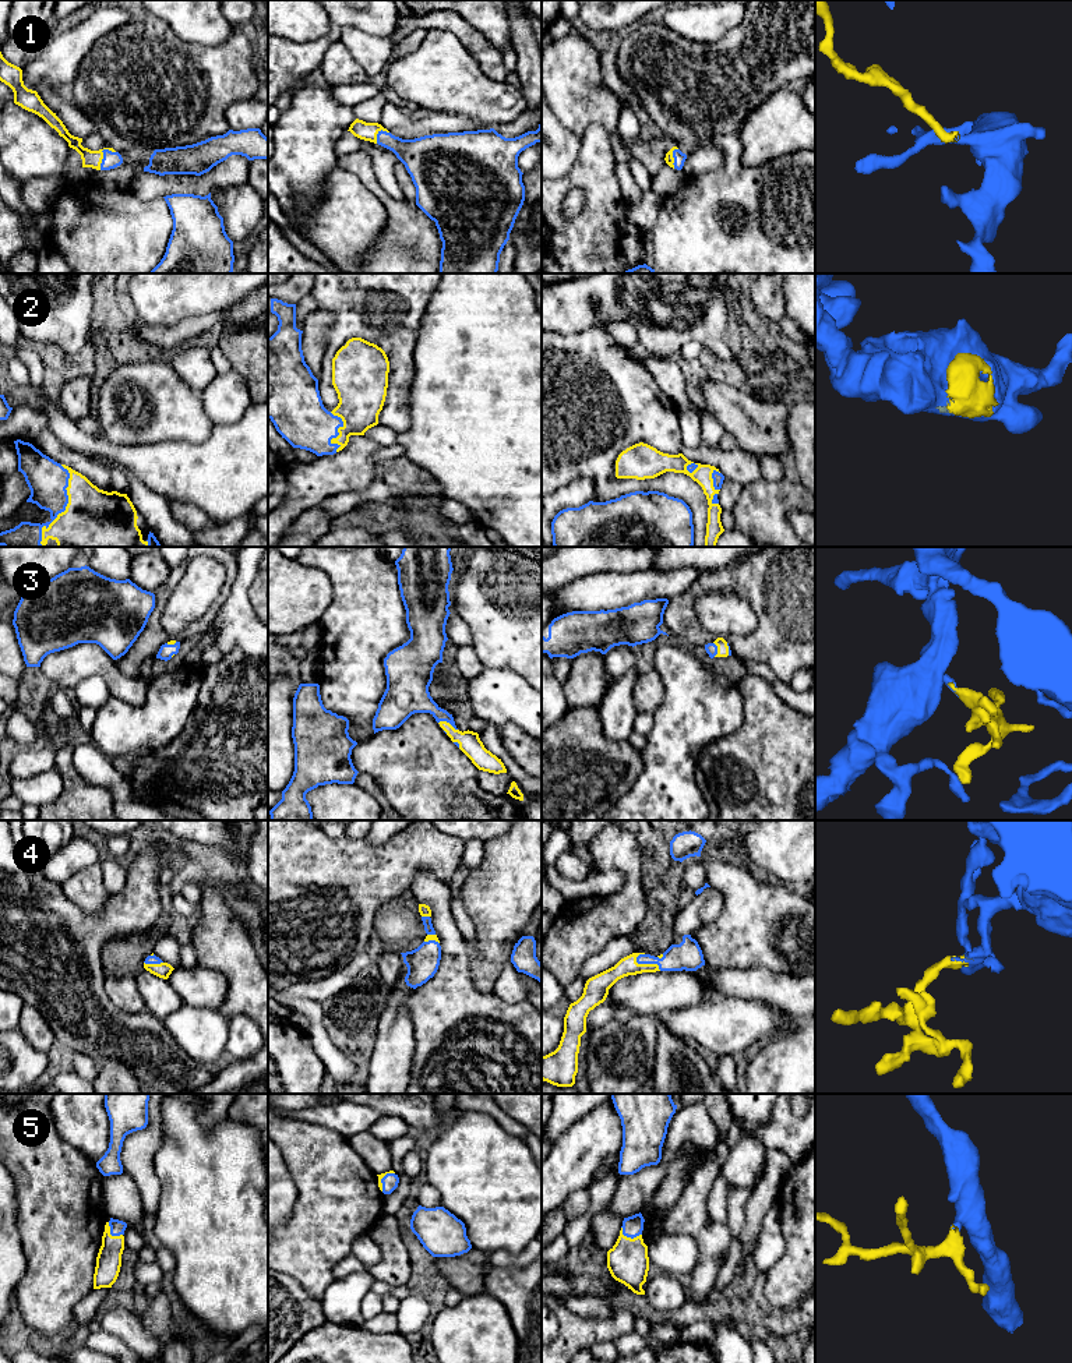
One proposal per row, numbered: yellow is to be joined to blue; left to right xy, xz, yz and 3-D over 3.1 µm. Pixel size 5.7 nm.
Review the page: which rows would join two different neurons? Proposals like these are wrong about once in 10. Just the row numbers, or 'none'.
none

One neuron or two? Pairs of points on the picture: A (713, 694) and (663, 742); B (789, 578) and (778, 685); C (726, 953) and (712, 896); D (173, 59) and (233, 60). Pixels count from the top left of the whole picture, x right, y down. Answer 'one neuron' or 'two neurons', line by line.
A: one neuron
B: two neurons
C: two neurons
D: one neuron

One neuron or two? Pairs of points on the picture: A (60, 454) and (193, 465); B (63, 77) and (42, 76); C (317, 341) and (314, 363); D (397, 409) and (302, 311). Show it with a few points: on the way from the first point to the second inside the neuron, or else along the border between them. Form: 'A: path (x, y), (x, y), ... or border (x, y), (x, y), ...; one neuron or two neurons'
A: border (59, 440), (88, 455); two neurons
B: path (57, 76), (48, 76); one neuron
C: path (314, 346), (314, 357); one neuron
D: border (310, 293), (316, 300), (317, 309); two neurons

